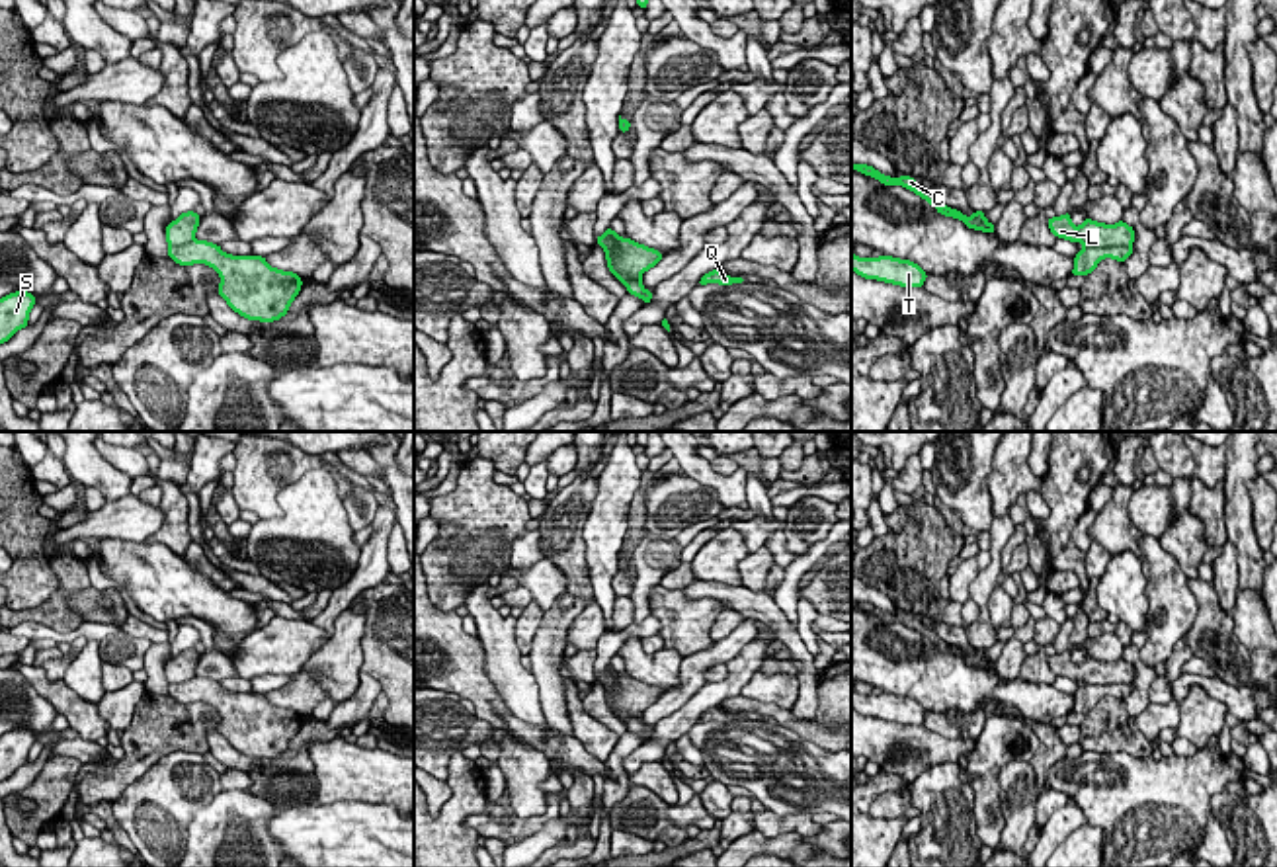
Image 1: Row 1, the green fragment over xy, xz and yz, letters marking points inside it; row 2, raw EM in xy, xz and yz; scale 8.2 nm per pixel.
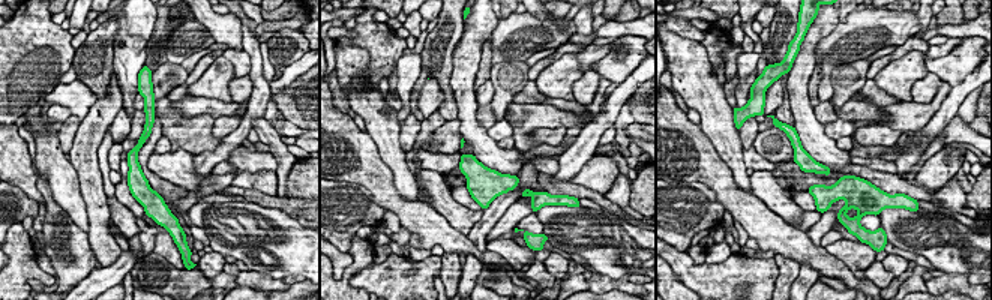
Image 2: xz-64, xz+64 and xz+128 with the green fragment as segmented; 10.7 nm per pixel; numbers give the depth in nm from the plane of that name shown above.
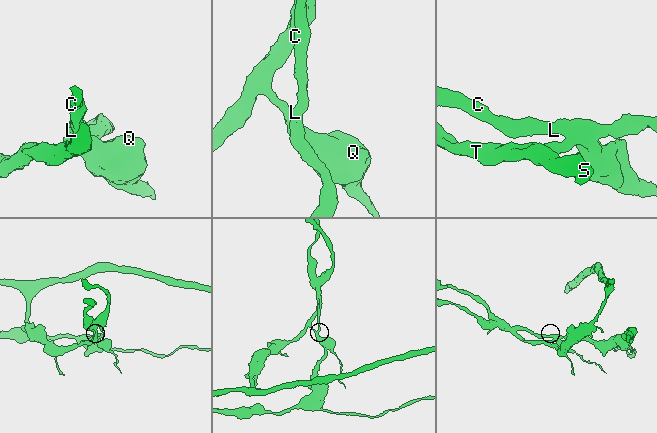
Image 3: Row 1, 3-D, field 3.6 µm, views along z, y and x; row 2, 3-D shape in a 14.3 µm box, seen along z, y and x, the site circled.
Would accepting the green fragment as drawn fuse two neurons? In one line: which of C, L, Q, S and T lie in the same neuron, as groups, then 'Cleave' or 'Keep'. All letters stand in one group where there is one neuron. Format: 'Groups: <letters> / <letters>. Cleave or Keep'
Groups: C L / Q S T. Cleave

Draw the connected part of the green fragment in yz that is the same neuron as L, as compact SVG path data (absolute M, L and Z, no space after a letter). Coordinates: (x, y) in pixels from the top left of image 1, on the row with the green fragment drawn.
M1068 211L1062 217L1047 219L1047 225L1056 238L1084 246L1133 246L1134 242L1134 228L1125 221L1105 225L1086 217L1080 227L1074 227Z

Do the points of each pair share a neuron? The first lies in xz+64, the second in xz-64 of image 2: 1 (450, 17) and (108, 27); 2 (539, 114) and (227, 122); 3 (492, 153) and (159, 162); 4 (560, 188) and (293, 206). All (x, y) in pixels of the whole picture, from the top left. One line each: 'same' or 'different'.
1: same
2: different
3: same
4: same

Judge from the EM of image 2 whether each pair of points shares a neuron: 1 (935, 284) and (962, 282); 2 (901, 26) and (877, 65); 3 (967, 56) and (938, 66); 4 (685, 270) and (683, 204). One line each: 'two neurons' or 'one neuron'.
1: one neuron
2: two neurons
3: one neuron
4: two neurons

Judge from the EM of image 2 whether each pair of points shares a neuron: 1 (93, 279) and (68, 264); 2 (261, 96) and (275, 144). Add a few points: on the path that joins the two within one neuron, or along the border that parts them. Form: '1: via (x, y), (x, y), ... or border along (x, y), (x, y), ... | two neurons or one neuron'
1: border along (95, 267), (77, 284) | two neurons
2: border along (263, 117), (255, 119), (251, 126) | two neurons

